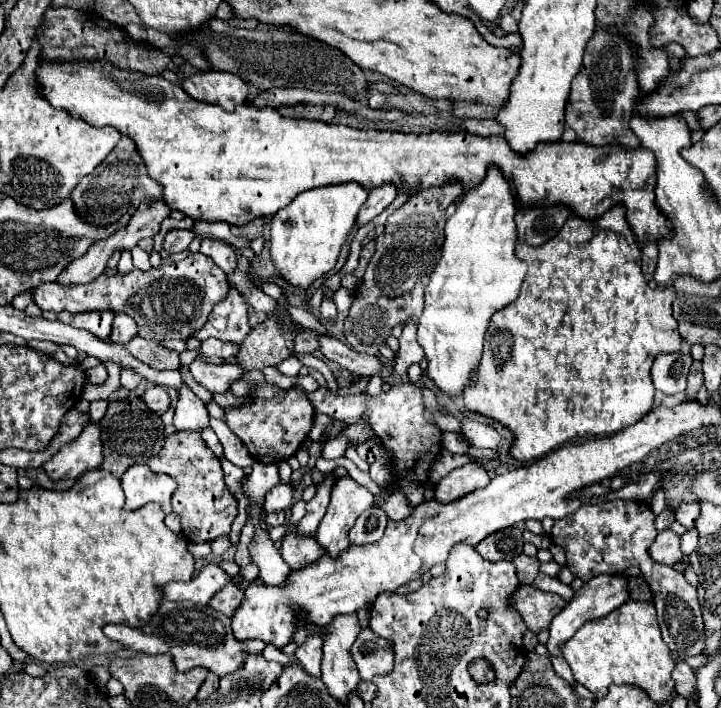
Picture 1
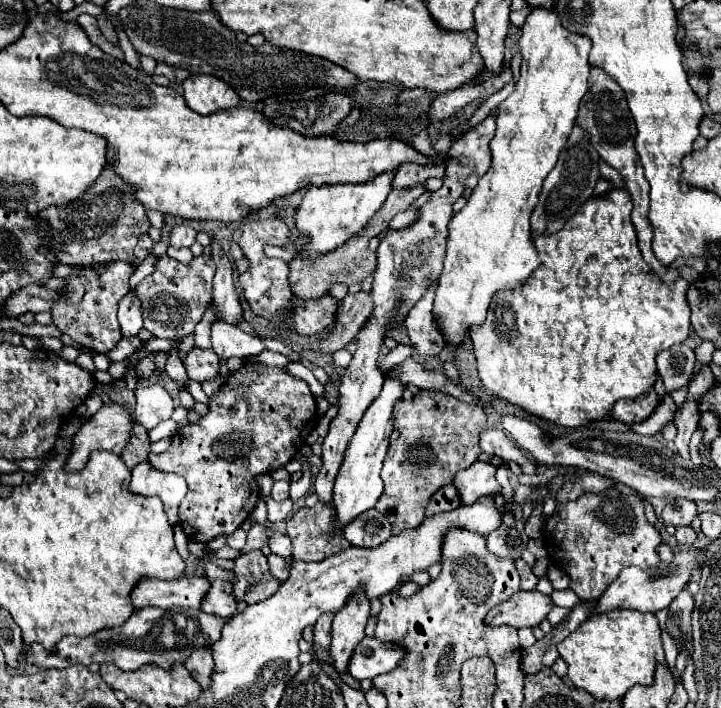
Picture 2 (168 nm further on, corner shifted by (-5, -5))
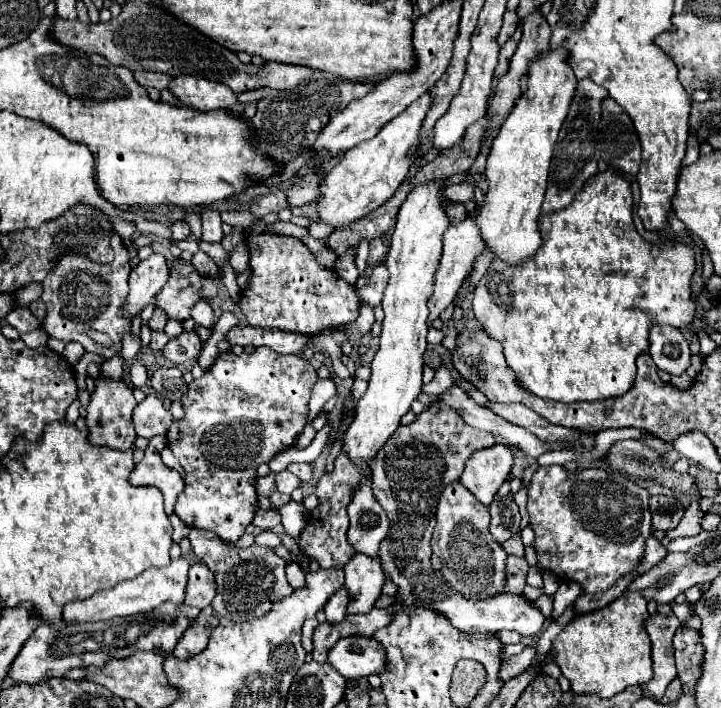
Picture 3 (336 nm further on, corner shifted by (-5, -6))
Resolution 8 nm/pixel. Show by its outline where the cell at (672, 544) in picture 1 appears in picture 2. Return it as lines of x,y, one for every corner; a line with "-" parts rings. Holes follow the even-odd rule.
682,526
682,528
676,528
676,540
680,546
692,546
698,538
698,534
692,530
692,526

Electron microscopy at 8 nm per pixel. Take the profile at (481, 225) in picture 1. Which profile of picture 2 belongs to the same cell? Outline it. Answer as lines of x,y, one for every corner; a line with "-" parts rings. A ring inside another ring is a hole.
534,8
528,14
520,36
520,50
522,50
520,80
516,82
514,92
500,104
496,118
498,130
490,142
492,166
478,180
466,206
450,220
448,252
444,260
444,270
438,278
436,300
434,300
434,314
438,328
448,338
450,346
460,346
464,342
464,332
472,324
484,322
488,304
496,292
518,288
532,274
532,270
540,266
538,252
532,244
530,214
536,208
536,200
540,196
544,178
554,168
558,154
564,148
574,128
580,100
588,90
590,40
580,34
570,34
560,24
560,18
554,10

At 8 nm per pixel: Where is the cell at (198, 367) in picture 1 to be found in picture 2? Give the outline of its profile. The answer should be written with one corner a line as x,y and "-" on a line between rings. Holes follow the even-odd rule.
194,346
186,354
182,364
188,370
188,376
192,380
198,380
198,382
214,378
218,374
218,356
216,356
216,352
212,352
212,348
202,350
202,348

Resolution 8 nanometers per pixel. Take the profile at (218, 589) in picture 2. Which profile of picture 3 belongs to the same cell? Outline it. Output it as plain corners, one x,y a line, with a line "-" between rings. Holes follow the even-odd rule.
196,563
190,567
188,575
188,593
186,593
186,605
204,609
212,603
216,597
216,581
212,577
212,571
204,563

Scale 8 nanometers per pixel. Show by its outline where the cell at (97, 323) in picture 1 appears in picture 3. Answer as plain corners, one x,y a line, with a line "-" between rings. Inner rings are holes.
112,235
112,249
114,261
112,263
94,263
88,257
80,257
76,253
64,255
56,261
52,273
42,281
44,293
42,301
46,303
46,323
42,325
50,337
56,337
64,343
78,341
84,345
86,351
98,353
106,359
112,359
122,351
122,339
130,333
130,321
120,317
120,301
128,295
128,277
130,277
130,257
120,239
120,235
-
86,329
96,329
112,337
112,347
94,345
86,337

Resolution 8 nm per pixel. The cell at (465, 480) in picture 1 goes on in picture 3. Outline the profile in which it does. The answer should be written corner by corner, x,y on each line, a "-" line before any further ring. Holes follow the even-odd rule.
504,443
474,453
466,463
460,483
486,507
494,501
496,491
506,481
512,469
512,451

